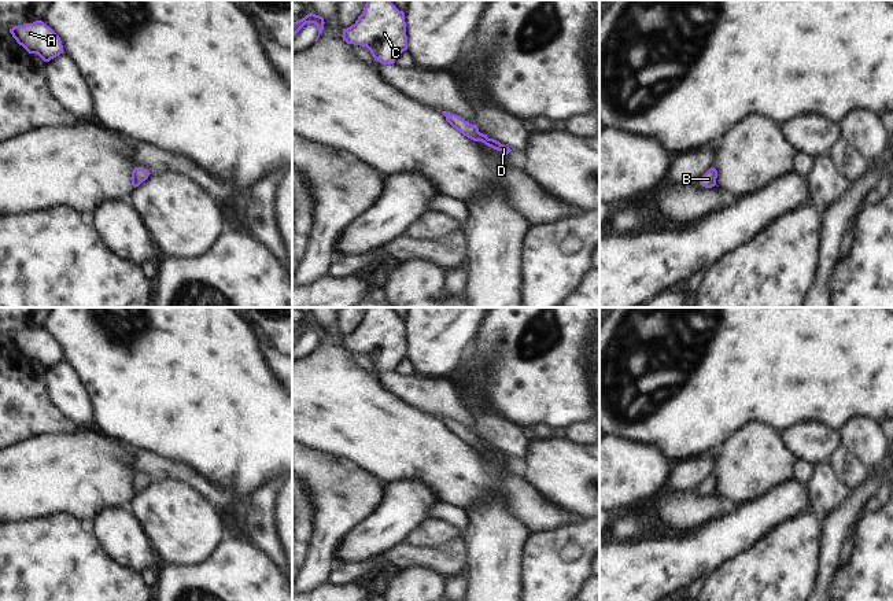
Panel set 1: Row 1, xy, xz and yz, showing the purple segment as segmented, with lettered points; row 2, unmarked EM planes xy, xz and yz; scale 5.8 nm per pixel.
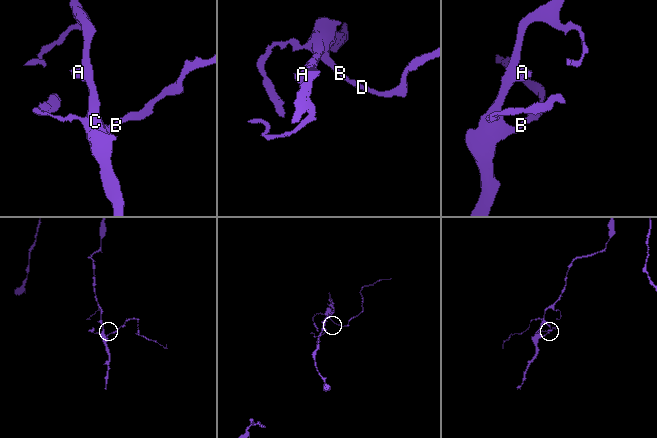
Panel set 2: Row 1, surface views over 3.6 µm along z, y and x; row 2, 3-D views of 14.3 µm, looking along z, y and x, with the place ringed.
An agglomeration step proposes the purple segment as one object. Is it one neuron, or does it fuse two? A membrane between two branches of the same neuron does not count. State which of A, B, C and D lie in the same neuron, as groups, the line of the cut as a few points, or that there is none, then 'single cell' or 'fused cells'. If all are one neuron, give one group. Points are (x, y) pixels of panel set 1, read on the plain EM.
groups A B C D; cut none; single cell

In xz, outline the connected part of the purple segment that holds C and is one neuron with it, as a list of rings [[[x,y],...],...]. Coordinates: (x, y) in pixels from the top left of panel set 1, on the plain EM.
[[[366,307],[362,321],[354,332],[343,336],[343,349],[366,354],[374,368],[394,372],[399,361],[407,357],[405,320],[399,318],[390,307]]]

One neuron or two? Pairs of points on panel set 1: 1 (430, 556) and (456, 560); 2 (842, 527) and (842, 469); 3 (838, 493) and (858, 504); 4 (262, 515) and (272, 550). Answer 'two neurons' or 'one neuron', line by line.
1: one neuron
2: two neurons
3: two neurons
4: one neuron

